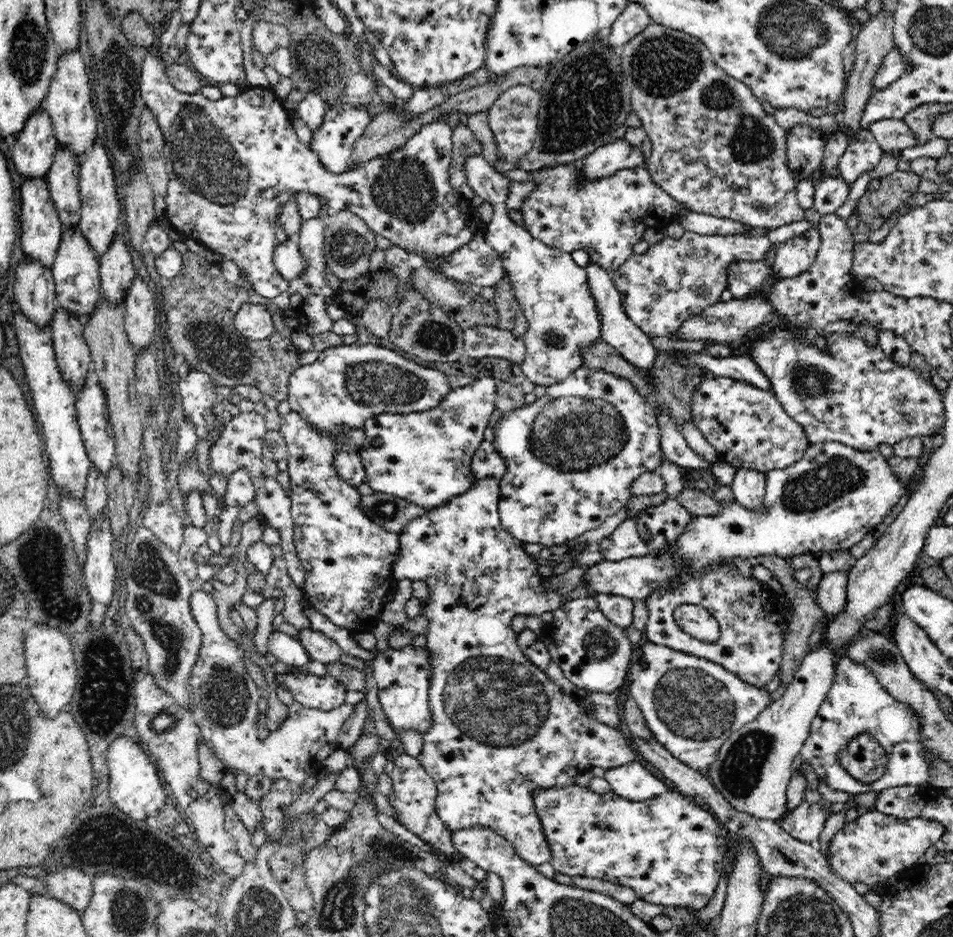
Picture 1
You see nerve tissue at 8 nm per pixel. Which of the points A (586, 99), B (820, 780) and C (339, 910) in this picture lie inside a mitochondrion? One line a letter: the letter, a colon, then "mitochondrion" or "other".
A: mitochondrion
B: other
C: mitochondrion

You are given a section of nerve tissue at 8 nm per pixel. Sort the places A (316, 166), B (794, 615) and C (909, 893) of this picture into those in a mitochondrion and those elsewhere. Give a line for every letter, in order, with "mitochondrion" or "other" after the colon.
A: other
B: other
C: other

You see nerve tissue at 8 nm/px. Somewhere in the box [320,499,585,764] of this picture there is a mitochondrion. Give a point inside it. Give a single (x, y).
(497, 700)

